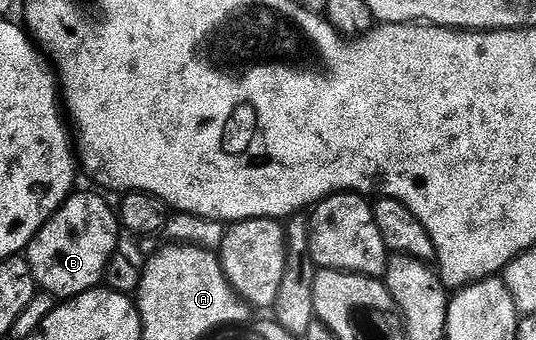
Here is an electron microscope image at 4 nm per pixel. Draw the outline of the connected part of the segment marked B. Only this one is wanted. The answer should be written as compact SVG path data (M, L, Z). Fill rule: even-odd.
M81 191L71 194L57 208L51 220L32 237L25 252L36 284L59 301L96 290L103 282L105 265L120 250L121 224L116 208L91 191Z

